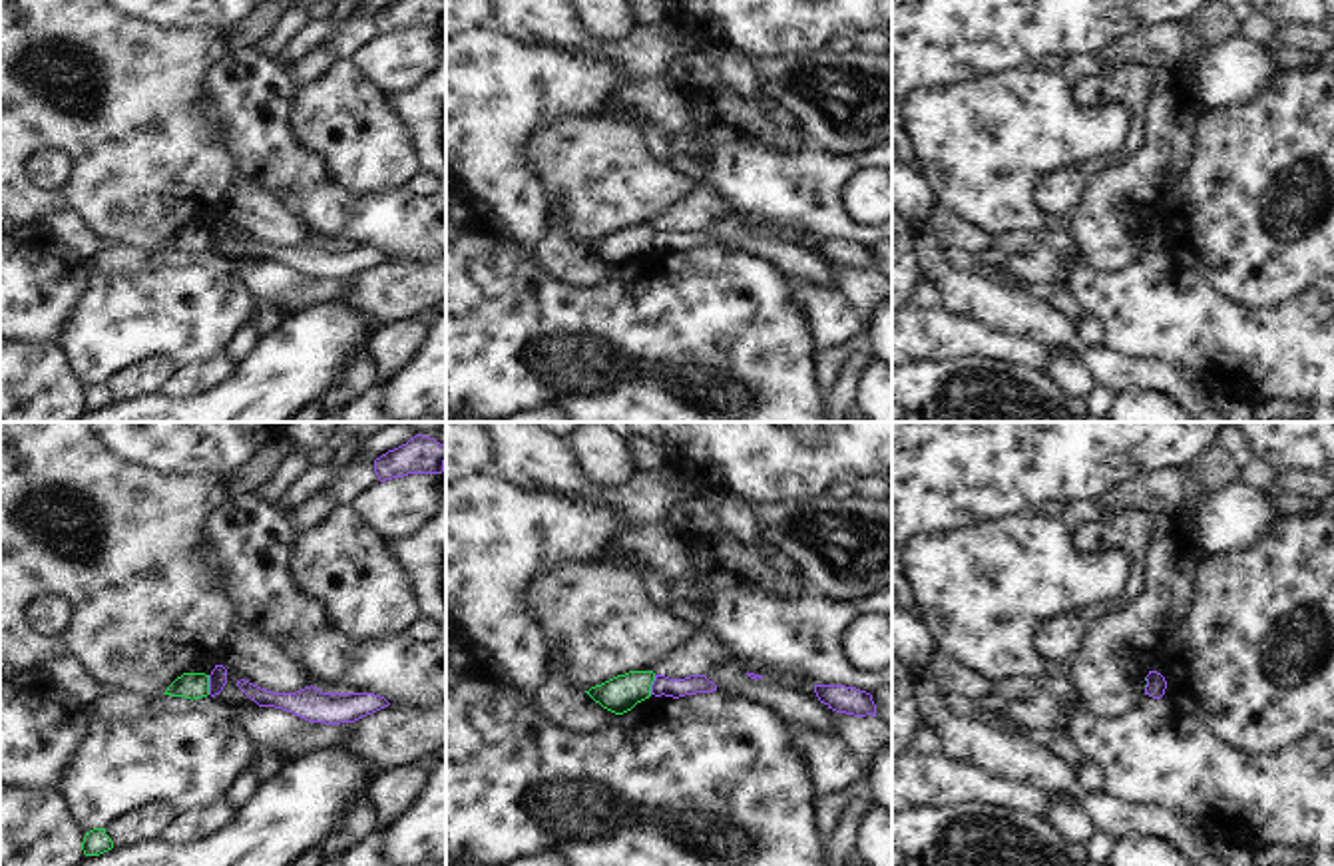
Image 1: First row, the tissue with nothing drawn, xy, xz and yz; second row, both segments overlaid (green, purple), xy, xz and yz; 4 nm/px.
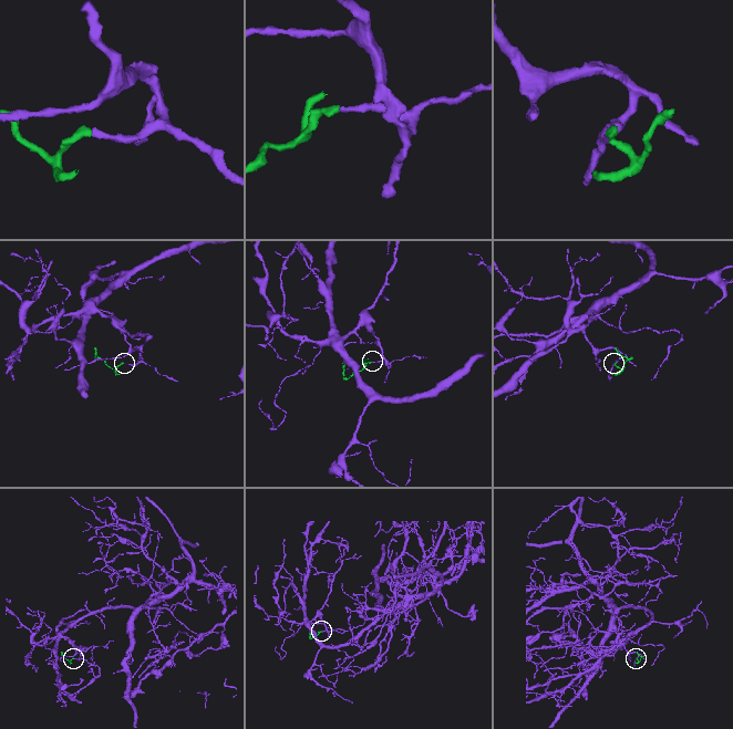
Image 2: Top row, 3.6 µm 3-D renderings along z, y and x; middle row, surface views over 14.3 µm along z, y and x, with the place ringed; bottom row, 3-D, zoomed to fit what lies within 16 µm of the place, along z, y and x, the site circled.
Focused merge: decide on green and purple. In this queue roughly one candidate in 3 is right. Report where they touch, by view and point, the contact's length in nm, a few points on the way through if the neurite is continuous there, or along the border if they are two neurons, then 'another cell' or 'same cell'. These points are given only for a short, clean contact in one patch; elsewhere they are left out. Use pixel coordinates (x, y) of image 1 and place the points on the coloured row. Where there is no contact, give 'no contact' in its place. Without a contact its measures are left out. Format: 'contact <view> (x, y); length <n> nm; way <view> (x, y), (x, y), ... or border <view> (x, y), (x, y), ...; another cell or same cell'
contact xy (208, 685); length 80 nm; border xy (208, 675), (210, 693); another cell

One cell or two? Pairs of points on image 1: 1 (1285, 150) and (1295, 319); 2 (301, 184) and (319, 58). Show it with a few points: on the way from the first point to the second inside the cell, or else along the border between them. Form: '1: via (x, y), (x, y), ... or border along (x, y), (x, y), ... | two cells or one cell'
1: border along (1313, 281), (1277, 305), (1247, 307) | two cells
2: border along (287, 72), (297, 86) | two cells

